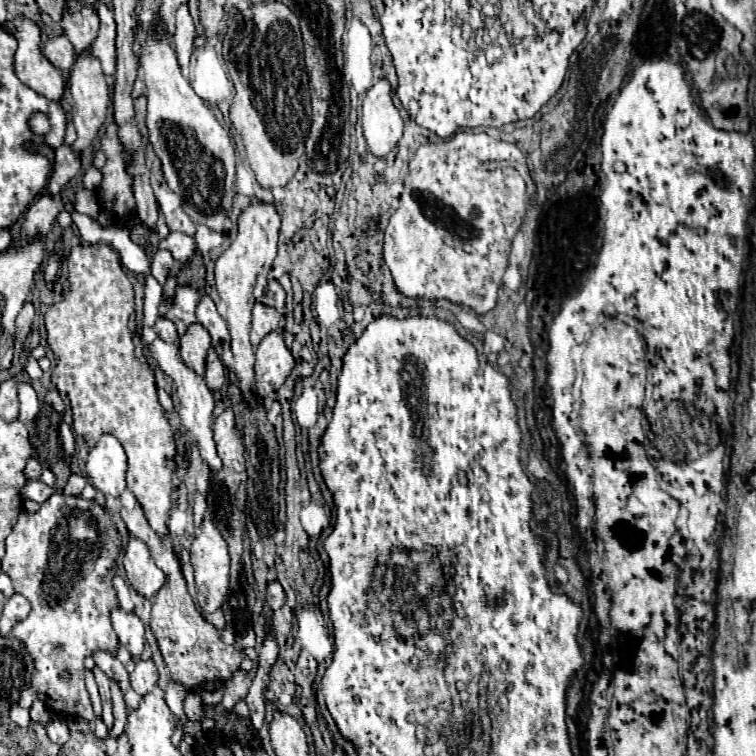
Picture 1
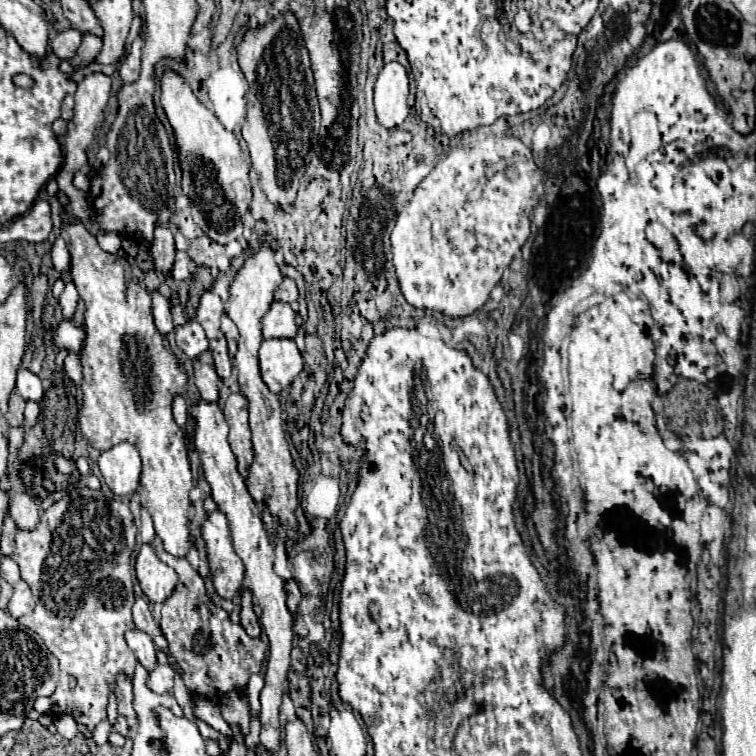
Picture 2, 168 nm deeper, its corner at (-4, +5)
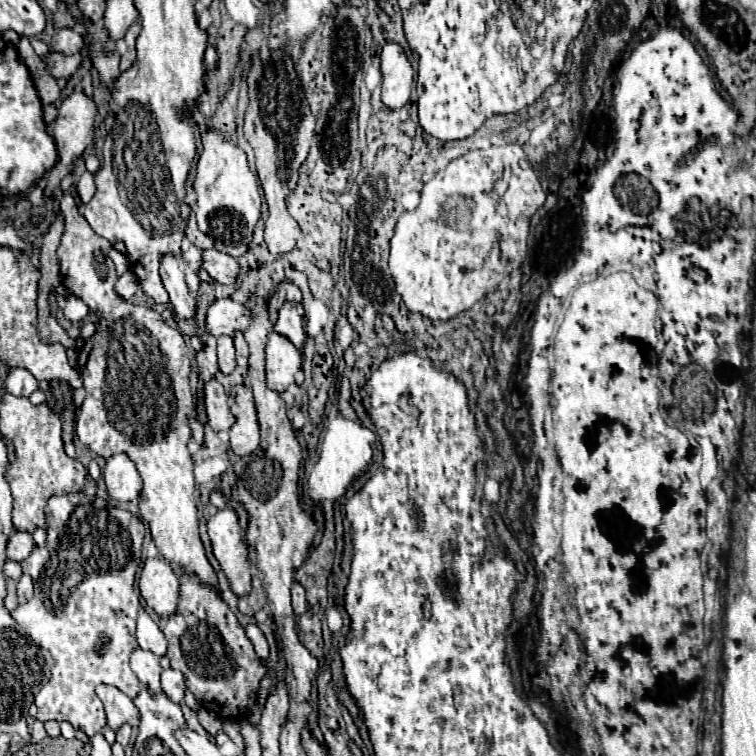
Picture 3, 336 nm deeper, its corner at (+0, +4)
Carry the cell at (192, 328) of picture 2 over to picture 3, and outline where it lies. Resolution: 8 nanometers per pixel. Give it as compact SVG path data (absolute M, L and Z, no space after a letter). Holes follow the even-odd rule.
M203 343L199 351L195 351L195 361L199 367L199 375L203 381L215 377L219 373L217 369L217 355L215 355L215 343Z

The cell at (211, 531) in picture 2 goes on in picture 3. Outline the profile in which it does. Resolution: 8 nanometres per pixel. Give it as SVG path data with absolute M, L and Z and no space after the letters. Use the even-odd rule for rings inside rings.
M221 509L207 521L213 555L219 561L231 591L247 595L251 591L251 565L247 561L247 545L241 541L241 529L235 511Z

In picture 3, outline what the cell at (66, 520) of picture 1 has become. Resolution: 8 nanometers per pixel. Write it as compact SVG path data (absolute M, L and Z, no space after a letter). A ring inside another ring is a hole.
M83 491L71 493L71 495L63 495L63 497L53 495L53 497L49 499L49 503L47 503L47 525L49 525L49 527L47 527L47 543L45 543L45 547L33 547L31 555L29 555L25 561L21 561L23 573L29 575L29 577L33 579L33 585L35 585L33 599L27 601L27 605L19 605L19 607L11 613L11 617L27 631L27 635L29 635L35 643L39 643L39 647L49 649L49 653L51 653L51 657L53 657L53 661L55 661L55 667L53 667L53 675L51 675L51 679L49 679L49 685L45 685L45 687L39 691L39 697L35 697L35 705L37 705L37 709L39 709L37 719L39 719L39 721L49 721L49 719L53 719L53 721L59 721L59 723L61 723L61 721L69 721L69 723L73 725L73 729L81 729L87 737L91 737L91 735L99 733L99 731L107 725L107 719L103 719L103 703L101 703L101 699L99 699L97 693L95 693L97 685L101 685L101 683L105 683L105 685L115 685L115 687L119 687L123 693L127 693L127 695L131 695L131 697L135 697L135 695L139 693L139 679L137 679L137 675L135 675L135 673L131 671L131 667L129 667L129 653L137 647L137 639L135 639L135 619L137 619L137 611L139 611L141 603L139 603L139 597L137 597L137 593L135 593L135 575L137 575L137 567L141 565L141 543L143 543L143 535L145 535L145 525L141 523L139 517L131 515L129 511L119 511L119 517L113 517L113 515L107 511L107 503L105 503L105 501L91 499L91 497L87 497ZM101 635L107 637L107 643L97 651L95 647L101 643Z

